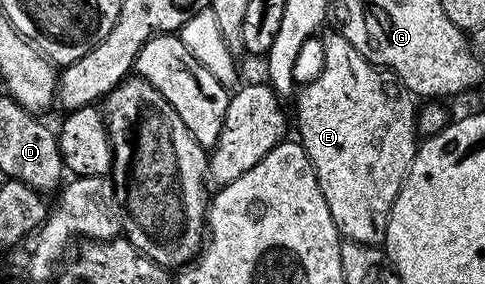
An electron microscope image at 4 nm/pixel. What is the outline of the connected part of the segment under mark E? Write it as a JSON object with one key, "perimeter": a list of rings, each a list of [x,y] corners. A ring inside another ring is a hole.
{"perimeter":[[[338,32],[324,36],[323,67],[303,91],[298,91],[298,98],[299,103],[295,106],[299,113],[297,138],[309,156],[313,177],[321,188],[325,204],[329,204],[329,216],[333,216],[333,224],[348,242],[382,247],[393,200],[403,187],[405,176],[415,158],[416,99],[398,78],[374,66],[365,56],[361,56],[357,48],[353,48],[353,44],[349,44],[346,34]]]}

